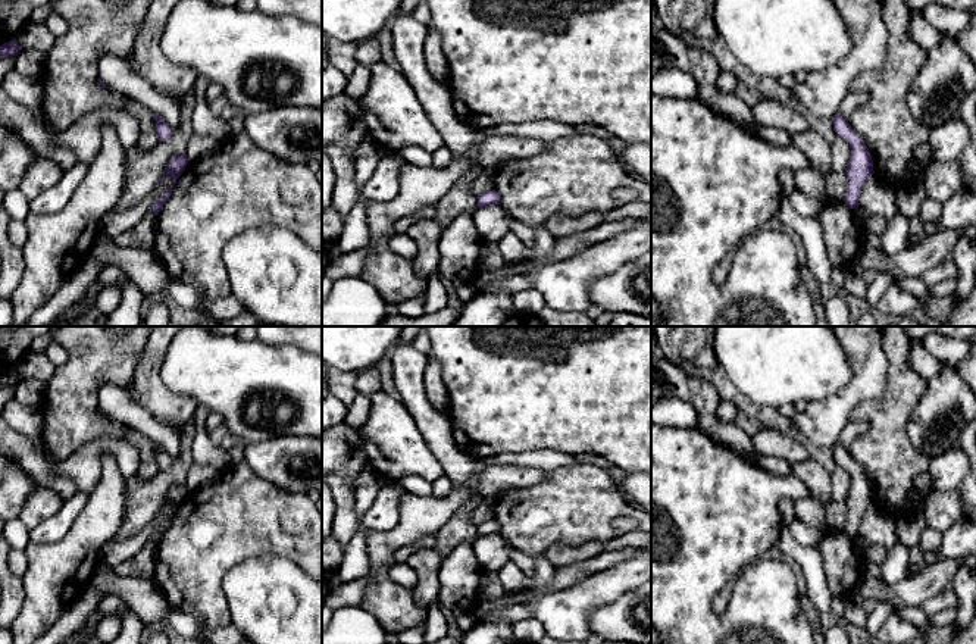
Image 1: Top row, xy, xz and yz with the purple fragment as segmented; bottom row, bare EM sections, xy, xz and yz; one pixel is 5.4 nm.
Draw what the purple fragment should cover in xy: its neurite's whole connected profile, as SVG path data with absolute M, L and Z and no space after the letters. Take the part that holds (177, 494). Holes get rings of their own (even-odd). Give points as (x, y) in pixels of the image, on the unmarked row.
M185 482L181 484L181 485L173 485L173 487L169 490L169 493L168 493L168 495L166 495L166 498L165 498L162 507L159 509L159 512L160 512L166 504L171 504L171 506L173 507L173 510L172 510L171 518L168 519L168 522L163 523L163 525L160 525L160 526L154 531L154 534L151 535L151 540L150 540L150 541L153 541L156 545L157 545L159 541L162 540L163 534L169 529L169 525L171 525L171 522L173 520L173 516L175 516L175 513L176 513L176 509L178 509L178 507L181 506L181 503L185 500L187 494L188 494L188 488L187 488Z

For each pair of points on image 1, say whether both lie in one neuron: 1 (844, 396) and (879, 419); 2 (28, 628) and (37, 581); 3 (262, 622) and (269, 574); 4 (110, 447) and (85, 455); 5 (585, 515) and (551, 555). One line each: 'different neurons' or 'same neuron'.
1: different neurons
2: same neuron
3: same neuron
4: same neuron
5: different neurons

